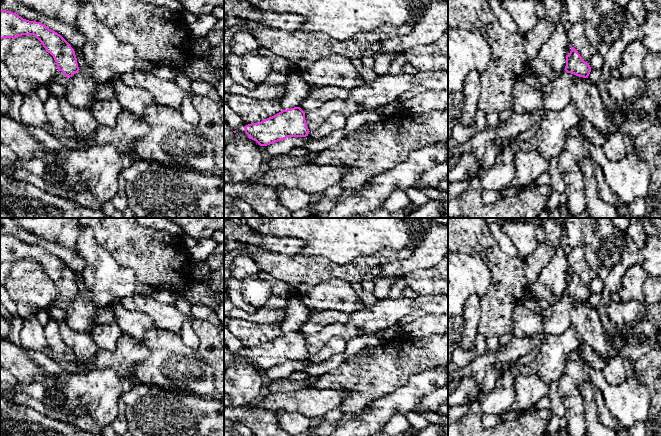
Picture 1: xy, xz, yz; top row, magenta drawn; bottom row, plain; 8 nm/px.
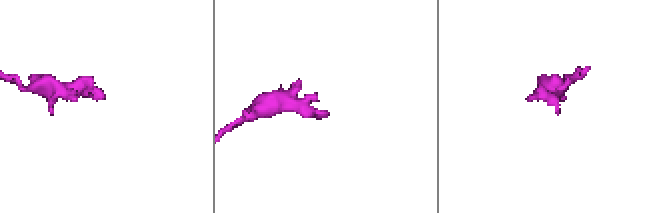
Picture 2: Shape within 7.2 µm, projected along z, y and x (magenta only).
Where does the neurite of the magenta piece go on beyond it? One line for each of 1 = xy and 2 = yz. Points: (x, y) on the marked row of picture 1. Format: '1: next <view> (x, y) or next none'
1: next none
2: next none

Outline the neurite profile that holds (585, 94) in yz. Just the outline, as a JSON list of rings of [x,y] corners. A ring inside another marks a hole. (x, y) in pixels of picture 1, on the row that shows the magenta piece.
[[[569,73],[573,83],[571,85],[572,102],[576,104],[582,117],[589,121],[597,130],[610,135],[612,131],[610,116],[604,107],[601,95],[596,84],[592,83],[589,78],[583,78]]]

